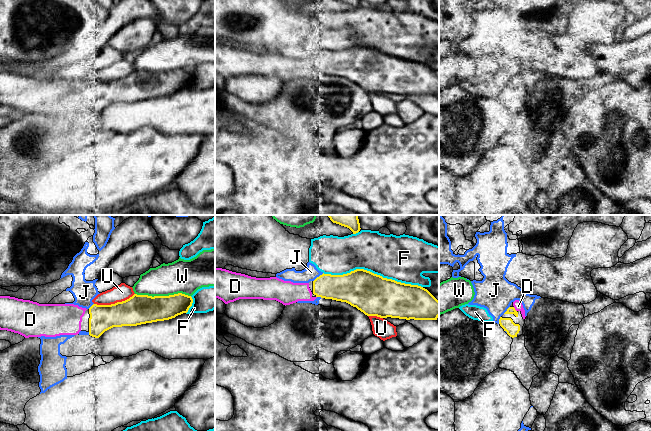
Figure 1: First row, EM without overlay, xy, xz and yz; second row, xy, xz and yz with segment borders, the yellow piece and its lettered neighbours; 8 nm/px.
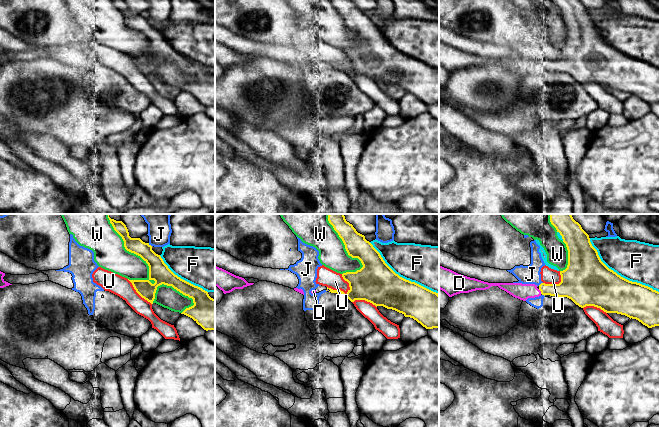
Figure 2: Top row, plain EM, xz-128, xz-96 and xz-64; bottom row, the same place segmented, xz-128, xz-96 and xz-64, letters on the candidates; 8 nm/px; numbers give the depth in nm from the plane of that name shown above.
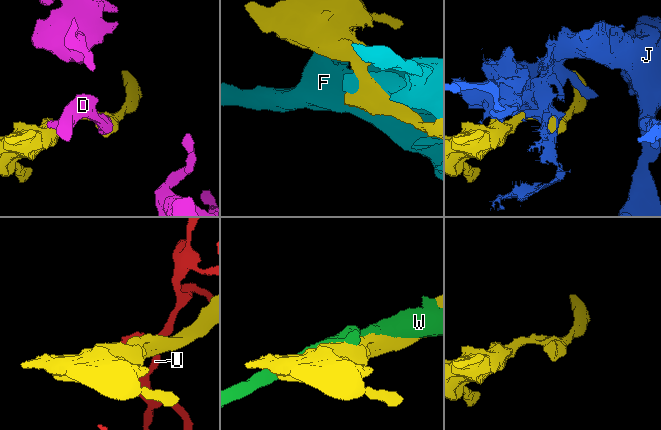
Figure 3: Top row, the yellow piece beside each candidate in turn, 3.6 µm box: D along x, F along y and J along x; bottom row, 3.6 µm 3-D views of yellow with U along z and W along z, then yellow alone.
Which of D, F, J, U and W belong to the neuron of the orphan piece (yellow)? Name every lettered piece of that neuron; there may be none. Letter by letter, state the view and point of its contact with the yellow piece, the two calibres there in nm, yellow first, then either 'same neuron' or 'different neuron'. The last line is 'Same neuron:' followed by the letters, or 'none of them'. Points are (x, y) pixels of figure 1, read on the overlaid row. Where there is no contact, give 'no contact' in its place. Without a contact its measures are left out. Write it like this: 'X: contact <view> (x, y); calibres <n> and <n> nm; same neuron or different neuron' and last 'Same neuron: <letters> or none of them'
D: contact yz (514, 309); calibres 60 and 70 nm; same neuron
F: contact xz (373, 273); calibres 320 and 360 nm; different neuron
J: contact xz (319, 276); calibres 220 and 110 nm; different neuron
U: contact xy (115, 303); calibres 240 and 140 nm; different neuron
W: contact xy (163, 296); calibres 240 and 280 nm; different neuron
Same neuron: D

